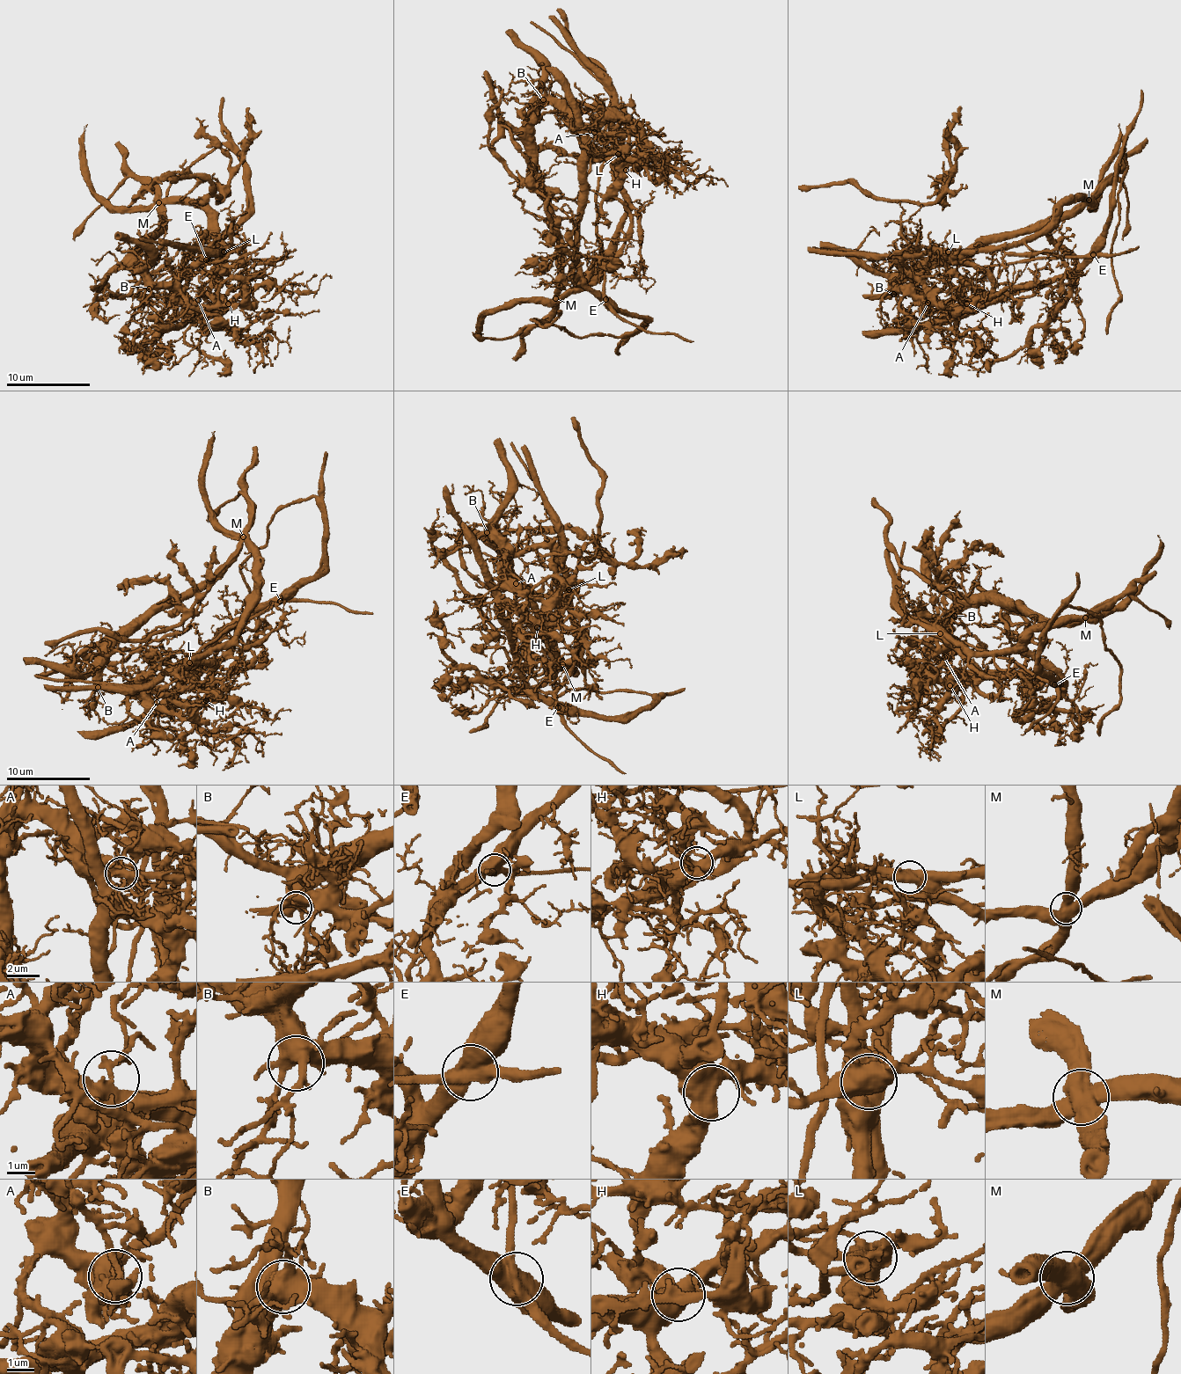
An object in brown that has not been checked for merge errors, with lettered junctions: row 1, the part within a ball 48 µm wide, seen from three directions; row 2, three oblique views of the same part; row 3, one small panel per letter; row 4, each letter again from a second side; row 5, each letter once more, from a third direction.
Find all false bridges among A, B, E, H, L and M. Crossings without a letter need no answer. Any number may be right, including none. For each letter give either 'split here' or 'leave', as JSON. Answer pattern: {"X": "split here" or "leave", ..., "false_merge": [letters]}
{"A": "leave", "B": "leave", "E": "split here", "H": "leave", "L": "split here", "M": "split here", "false_merge": ["E", "L", "M"]}

